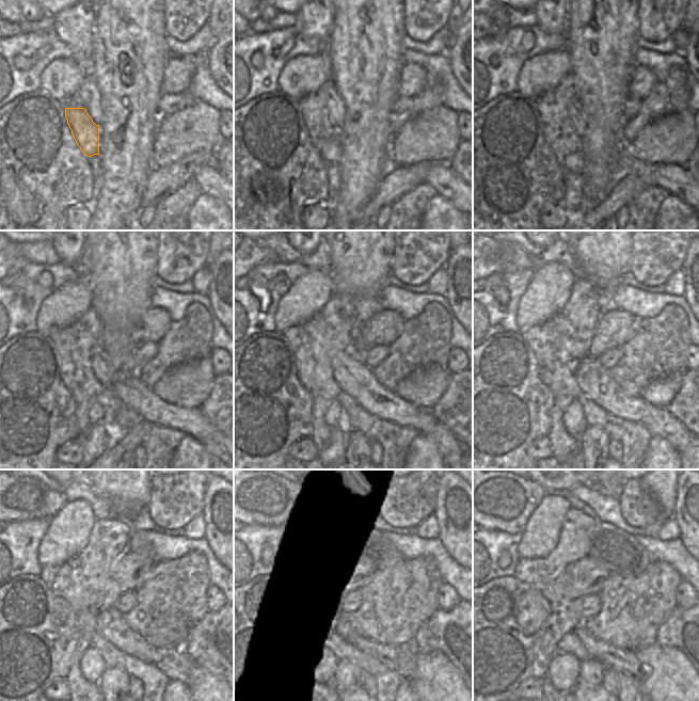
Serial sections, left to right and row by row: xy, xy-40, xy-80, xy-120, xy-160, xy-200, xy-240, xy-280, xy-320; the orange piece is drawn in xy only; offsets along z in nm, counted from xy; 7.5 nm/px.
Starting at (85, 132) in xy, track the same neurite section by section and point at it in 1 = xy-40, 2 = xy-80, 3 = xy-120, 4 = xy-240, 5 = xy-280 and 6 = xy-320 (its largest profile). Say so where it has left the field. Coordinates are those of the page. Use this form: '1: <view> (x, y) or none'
1: xy-40 (331, 149)
2: xy-80 (574, 162)
3: xy-120 (96, 412)
4: xy-240 (92, 665)
5: xy-280 (327, 666)
6: xy-320 (564, 668)

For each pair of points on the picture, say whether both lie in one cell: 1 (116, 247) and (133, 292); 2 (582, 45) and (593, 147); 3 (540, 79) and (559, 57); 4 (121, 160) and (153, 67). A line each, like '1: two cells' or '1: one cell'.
1: one cell
2: one cell
3: one cell
4: one cell

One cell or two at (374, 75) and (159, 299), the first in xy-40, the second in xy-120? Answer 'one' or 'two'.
two

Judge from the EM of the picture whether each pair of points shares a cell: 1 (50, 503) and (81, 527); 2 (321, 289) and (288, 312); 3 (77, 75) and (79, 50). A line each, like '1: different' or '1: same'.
1: different
2: same
3: different

